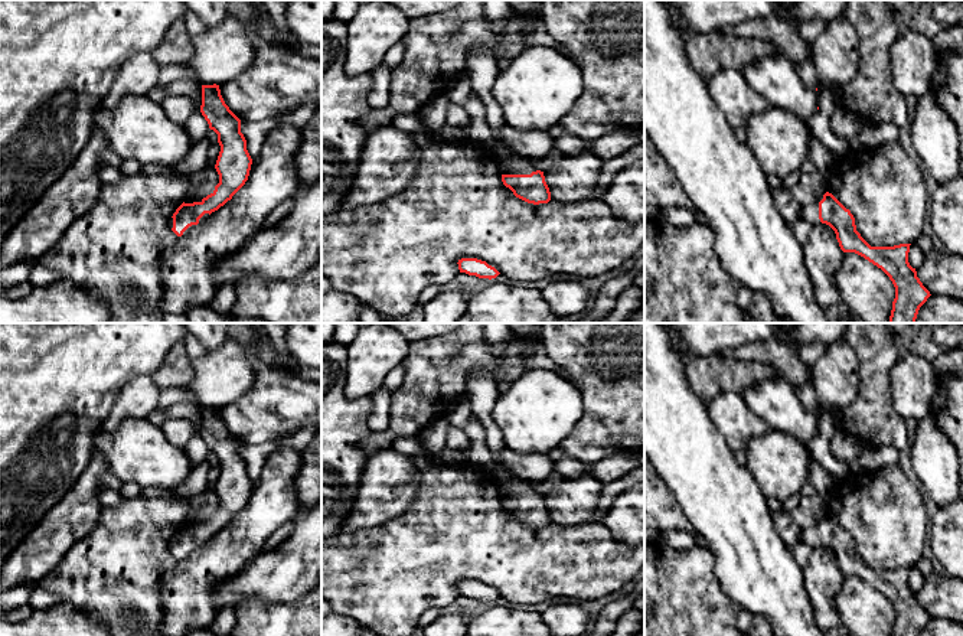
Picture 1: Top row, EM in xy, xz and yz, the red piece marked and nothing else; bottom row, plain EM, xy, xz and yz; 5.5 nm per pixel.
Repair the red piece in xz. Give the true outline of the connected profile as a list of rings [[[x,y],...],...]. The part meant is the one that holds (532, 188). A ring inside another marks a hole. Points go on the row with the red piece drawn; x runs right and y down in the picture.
[[[518,154],[496,157],[502,182],[513,195],[528,203],[539,205],[551,200],[543,172]]]

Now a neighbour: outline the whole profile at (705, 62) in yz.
[[[688,33],[685,40],[689,62],[705,81],[721,68],[735,68],[741,71],[748,62],[777,53],[774,43],[757,37],[741,39],[737,36],[716,35],[716,37],[712,39],[701,33]]]

